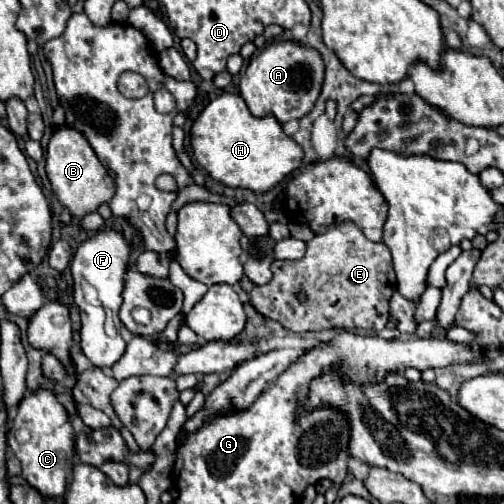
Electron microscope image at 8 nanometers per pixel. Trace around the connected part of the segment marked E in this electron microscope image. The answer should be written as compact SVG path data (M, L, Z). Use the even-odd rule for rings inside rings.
M343 221L339 225L329 227L325 233L315 235L307 243L307 253L301 261L273 261L271 269L273 279L267 285L253 287L251 299L261 315L281 323L285 329L295 333L323 331L323 329L343 329L343 331L385 329L389 319L389 299L395 289L391 251L387 249L385 243L369 241L355 223Z

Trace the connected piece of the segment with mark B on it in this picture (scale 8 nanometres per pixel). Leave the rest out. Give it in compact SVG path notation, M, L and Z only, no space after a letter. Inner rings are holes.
M61 125L57 131L53 131L53 137L47 145L45 169L53 193L57 195L61 205L71 211L75 221L81 221L87 213L97 211L99 205L109 203L115 195L115 181L109 177L107 169L99 163L91 145L85 141L85 137L81 137L81 133L69 129L67 125Z

